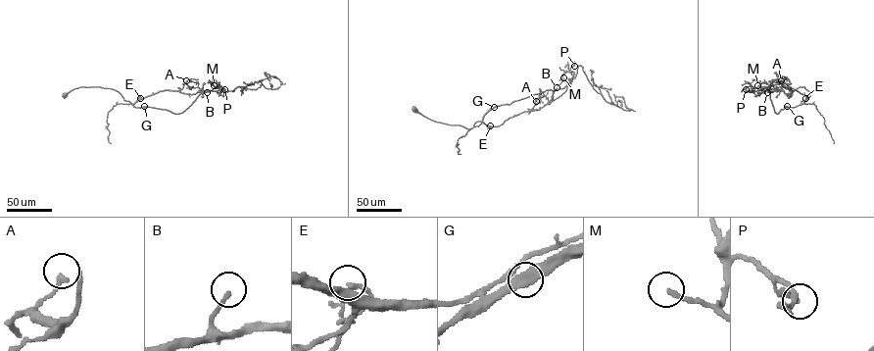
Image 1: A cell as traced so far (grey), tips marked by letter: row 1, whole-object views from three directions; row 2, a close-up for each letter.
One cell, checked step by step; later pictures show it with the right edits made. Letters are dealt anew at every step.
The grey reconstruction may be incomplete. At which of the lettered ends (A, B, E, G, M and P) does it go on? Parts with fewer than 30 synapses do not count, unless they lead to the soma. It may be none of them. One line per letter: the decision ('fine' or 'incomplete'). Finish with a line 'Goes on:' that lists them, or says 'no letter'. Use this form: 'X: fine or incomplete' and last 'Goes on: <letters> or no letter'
A: fine
B: incomplete
E: fine
G: fine
M: fine
P: fine
Goes on: B

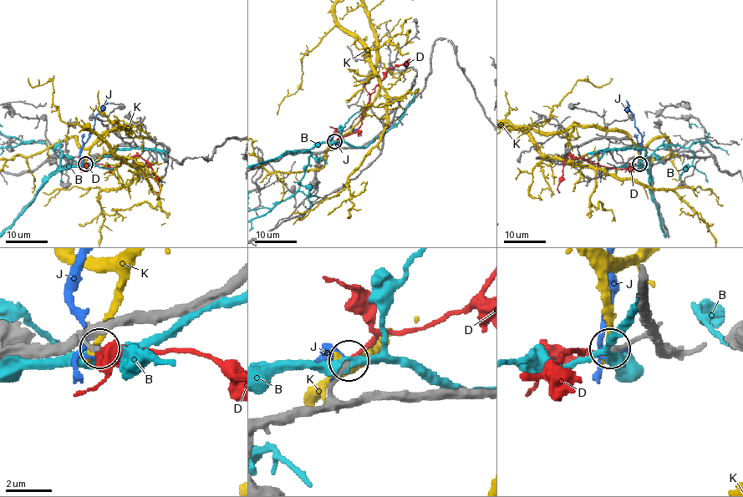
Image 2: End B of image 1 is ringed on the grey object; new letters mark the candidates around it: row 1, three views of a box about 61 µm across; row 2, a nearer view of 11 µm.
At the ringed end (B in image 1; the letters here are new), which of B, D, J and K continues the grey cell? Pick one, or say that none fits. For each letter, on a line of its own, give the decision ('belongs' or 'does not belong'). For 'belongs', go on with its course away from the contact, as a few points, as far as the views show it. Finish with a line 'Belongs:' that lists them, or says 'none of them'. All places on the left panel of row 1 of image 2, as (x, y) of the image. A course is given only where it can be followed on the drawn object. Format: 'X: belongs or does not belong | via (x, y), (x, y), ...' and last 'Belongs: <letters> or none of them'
B: does not belong
D: belongs | via (84, 164), (101, 164), (112, 169), (128, 159), (139, 155), (151, 169), (159, 185), (160, 190), (157, 192)
J: does not belong
K: does not belong
Belongs: D

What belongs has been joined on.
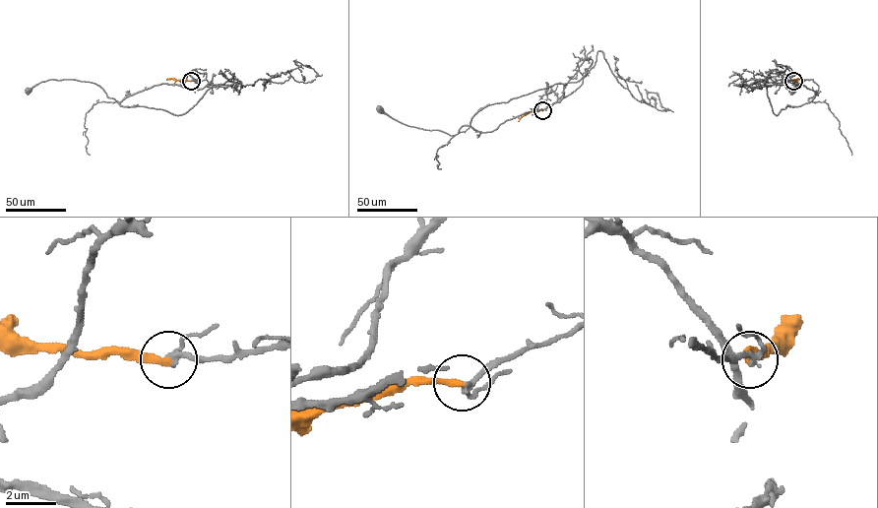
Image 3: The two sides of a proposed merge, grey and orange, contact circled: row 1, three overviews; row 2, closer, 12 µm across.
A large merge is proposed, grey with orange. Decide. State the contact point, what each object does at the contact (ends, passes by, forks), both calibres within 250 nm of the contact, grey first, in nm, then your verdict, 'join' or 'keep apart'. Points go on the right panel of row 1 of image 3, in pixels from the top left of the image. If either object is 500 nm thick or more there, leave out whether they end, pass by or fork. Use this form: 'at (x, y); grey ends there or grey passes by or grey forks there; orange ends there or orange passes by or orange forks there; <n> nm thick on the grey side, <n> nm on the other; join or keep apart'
at (793, 81); grey passes by; orange ends there; 190 nm thick on the grey side, 280 nm on the other; keep apart

